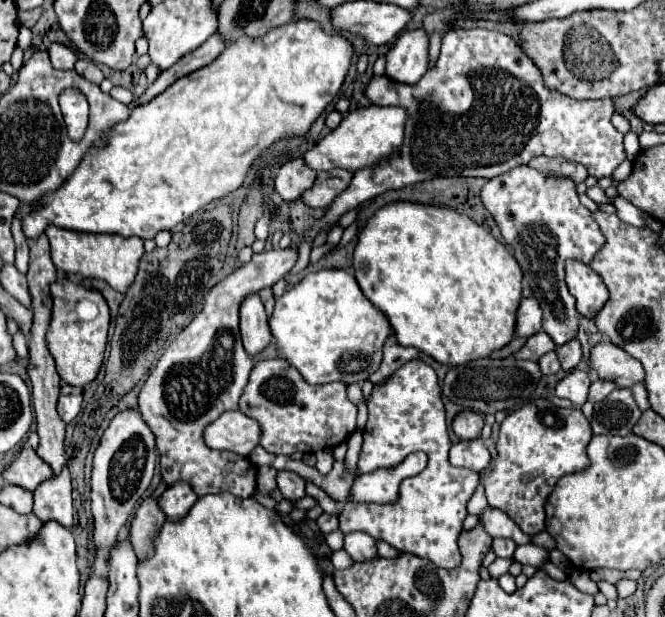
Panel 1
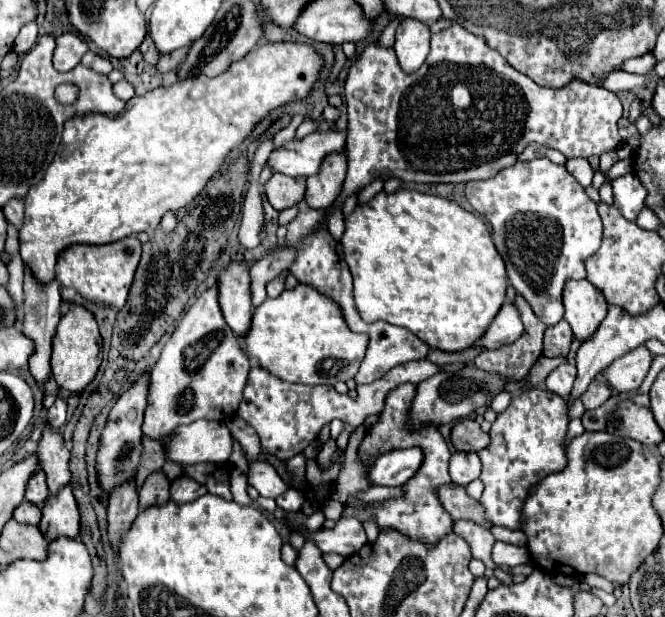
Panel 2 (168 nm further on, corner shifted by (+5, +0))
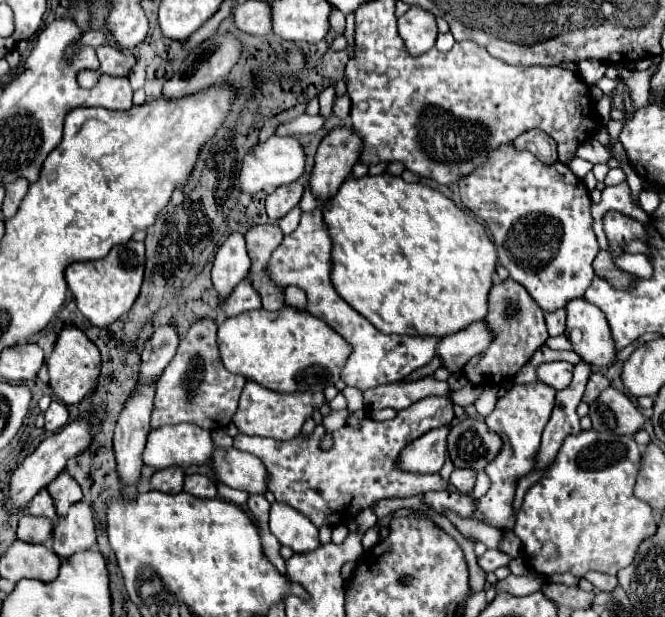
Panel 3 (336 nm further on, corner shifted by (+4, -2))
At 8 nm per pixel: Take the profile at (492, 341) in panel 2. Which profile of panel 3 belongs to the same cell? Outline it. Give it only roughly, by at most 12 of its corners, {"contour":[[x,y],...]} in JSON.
{"contour":[[485,323],[441,337],[437,357],[457,375],[489,347]]}

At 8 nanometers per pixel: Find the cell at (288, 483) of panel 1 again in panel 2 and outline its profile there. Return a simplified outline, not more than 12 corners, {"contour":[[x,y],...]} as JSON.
{"contour":[[250,465],[248,483],[262,497],[280,497],[288,489],[276,467]]}

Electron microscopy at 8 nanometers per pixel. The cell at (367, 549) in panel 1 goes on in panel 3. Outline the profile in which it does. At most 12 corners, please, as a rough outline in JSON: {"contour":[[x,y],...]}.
{"contour":[[285,503],[271,505],[269,529],[295,553],[319,547],[317,527]]}

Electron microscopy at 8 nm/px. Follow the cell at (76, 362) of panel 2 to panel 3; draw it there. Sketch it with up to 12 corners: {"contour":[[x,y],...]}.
{"contour":[[75,325],[47,359],[49,385],[67,405],[95,389],[99,349]]}

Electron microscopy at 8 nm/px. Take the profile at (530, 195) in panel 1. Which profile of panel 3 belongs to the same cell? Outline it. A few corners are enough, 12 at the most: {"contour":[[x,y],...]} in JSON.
{"contour":[[515,145],[459,179],[543,311],[585,293],[599,243],[565,163]]}

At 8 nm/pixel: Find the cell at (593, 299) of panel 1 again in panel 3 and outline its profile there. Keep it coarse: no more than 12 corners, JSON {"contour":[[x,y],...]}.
{"contour":[[567,303],[565,335],[593,367],[617,357],[603,311]]}

